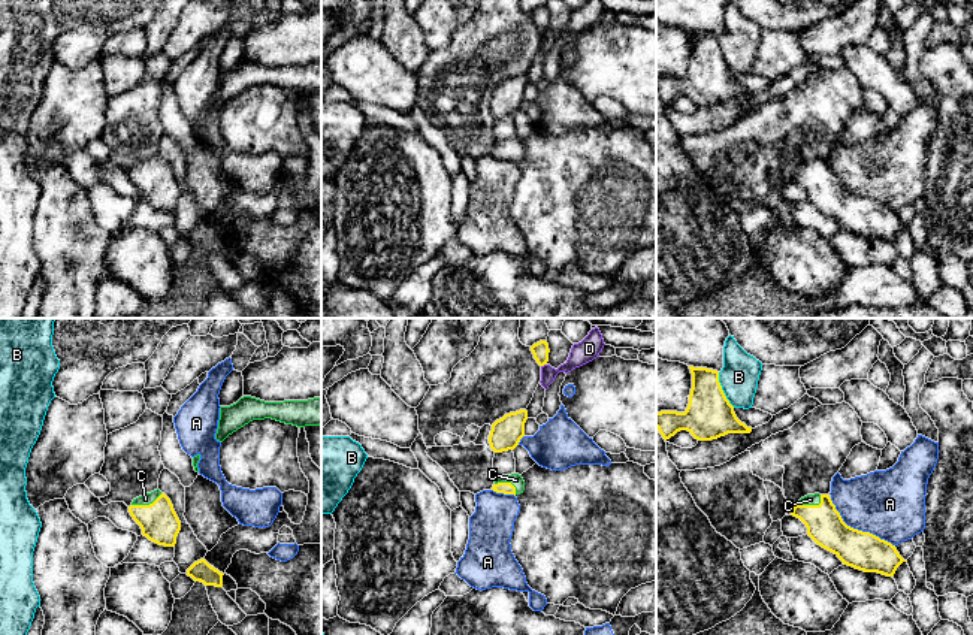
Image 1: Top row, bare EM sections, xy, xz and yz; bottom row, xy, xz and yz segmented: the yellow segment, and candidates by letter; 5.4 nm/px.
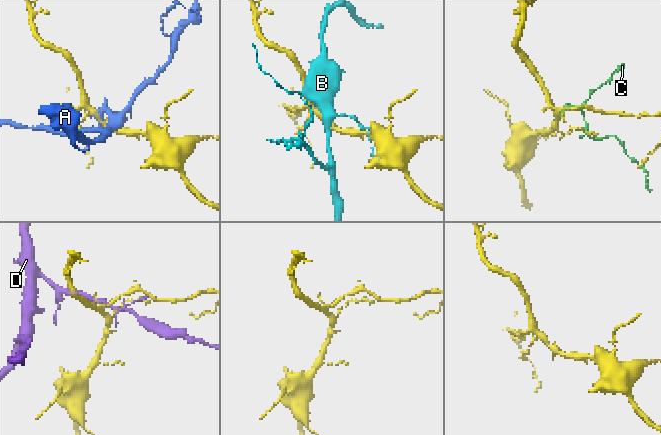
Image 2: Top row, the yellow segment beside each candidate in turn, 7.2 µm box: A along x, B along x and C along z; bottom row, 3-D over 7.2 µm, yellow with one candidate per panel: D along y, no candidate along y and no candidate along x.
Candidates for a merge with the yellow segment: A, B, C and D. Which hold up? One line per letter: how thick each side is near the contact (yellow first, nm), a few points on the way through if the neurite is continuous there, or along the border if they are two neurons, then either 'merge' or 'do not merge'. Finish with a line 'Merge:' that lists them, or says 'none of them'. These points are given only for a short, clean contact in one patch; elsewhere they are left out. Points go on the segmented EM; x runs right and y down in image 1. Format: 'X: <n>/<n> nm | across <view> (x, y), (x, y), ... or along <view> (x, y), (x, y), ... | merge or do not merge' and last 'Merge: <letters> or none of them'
A: 200/380 nm | do not merge
B: 260/200 nm | do not merge
C: 200/60 nm | across xy (159, 522), (147, 505), (145, 499) | merge
D: 90/120 nm | do not merge
Merge: C

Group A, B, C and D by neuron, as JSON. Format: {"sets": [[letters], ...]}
{"sets": [["A"], ["B"], ["C"], ["D"]]}

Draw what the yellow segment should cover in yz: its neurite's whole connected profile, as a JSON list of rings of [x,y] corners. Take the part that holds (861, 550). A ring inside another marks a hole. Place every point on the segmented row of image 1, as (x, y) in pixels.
[[[815,493],[801,498],[791,515],[800,518],[807,527],[807,535],[834,553],[843,565],[894,577],[897,568],[907,562],[891,542],[847,526],[830,495]]]

